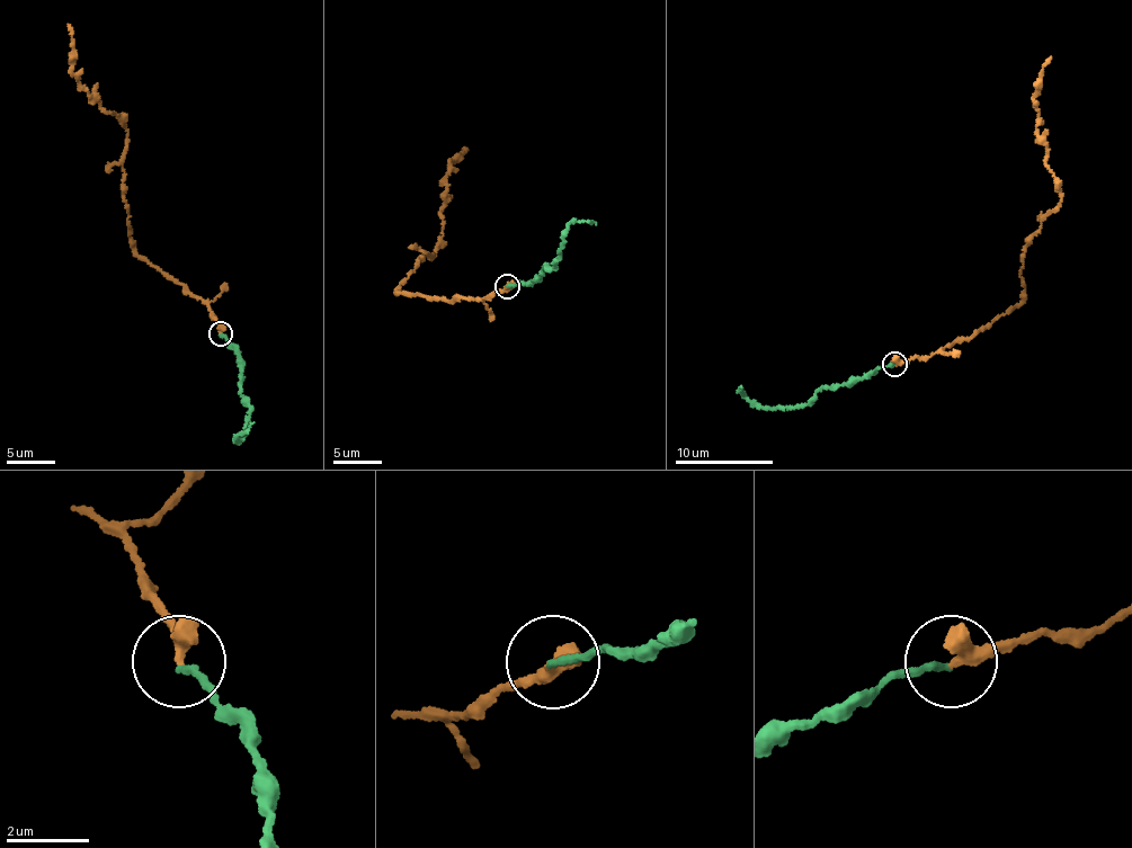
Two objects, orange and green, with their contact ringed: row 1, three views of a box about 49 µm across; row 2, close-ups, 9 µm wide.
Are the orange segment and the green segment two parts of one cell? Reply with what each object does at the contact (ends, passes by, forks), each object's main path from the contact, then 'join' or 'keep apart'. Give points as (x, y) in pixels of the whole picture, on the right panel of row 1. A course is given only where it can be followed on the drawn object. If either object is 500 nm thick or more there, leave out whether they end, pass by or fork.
orange ends | green ends | orange via (894, 363), (970, 337), (1023, 300), (1025, 246), (1061, 195), (1048, 169), (1034, 98), (1051, 56) | green via (894, 365), (840, 385), (825, 386), (802, 405), (770, 408), (752, 403), (739, 391), (742, 387) | keep apart

